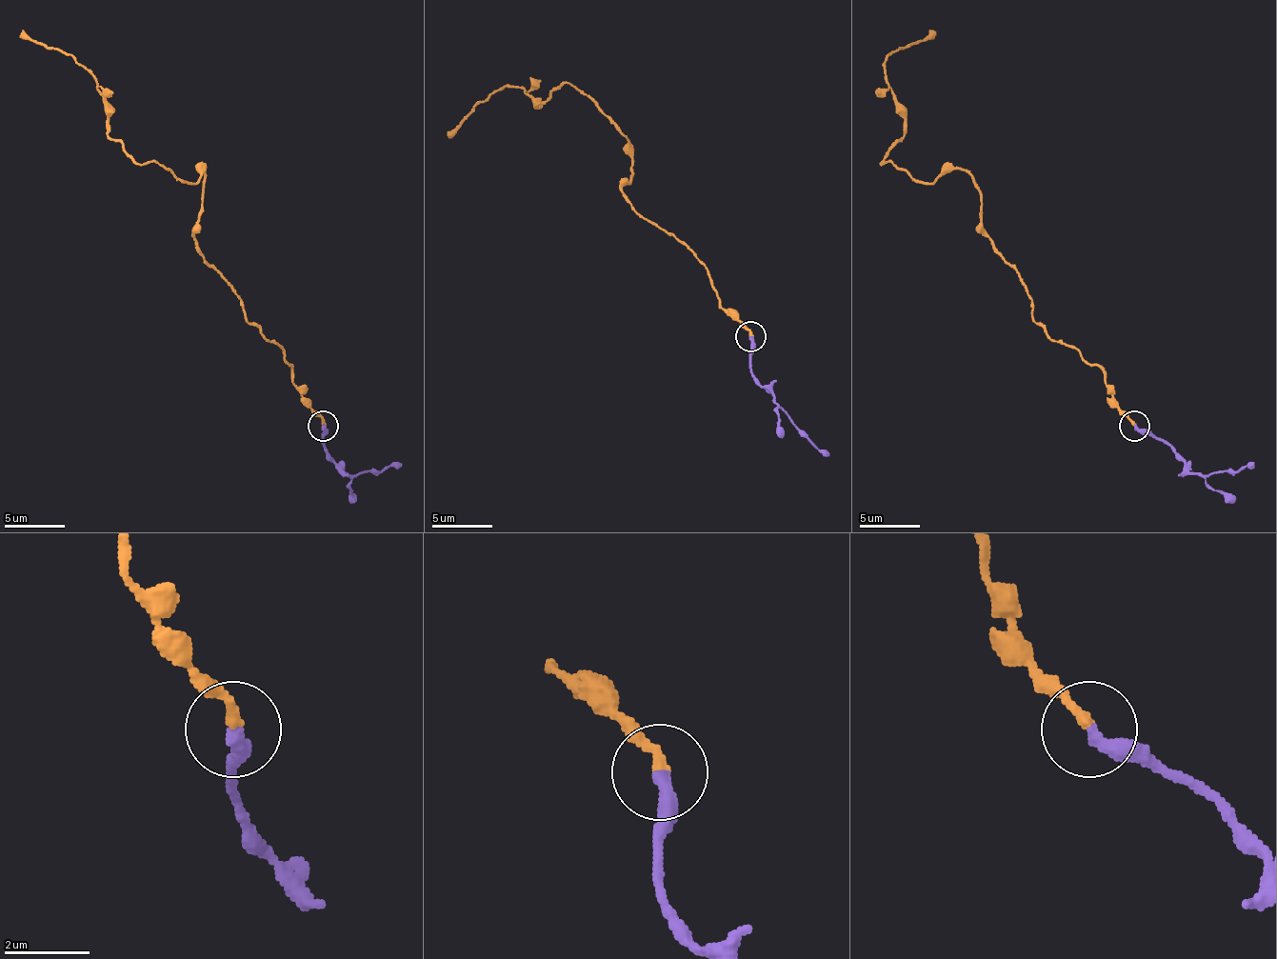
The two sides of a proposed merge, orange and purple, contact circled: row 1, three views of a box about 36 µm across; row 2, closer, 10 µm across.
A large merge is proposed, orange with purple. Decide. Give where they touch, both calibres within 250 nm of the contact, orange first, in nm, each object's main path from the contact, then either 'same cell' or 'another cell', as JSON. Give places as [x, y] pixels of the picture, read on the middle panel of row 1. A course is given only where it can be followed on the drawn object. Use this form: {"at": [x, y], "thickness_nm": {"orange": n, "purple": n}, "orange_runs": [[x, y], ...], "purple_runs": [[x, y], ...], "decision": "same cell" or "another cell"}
{"at": [750, 336], "thickness_nm": {"orange": 240, "purple": 360}, "orange_runs": [[749, 335], [692, 251], [623, 193], [632, 149], [568, 82], [535, 106], [527, 91], [502, 88], [448, 136]], "purple_runs": [[749, 335], [749, 369], [774, 402], [828, 456]], "decision": "another cell"}

